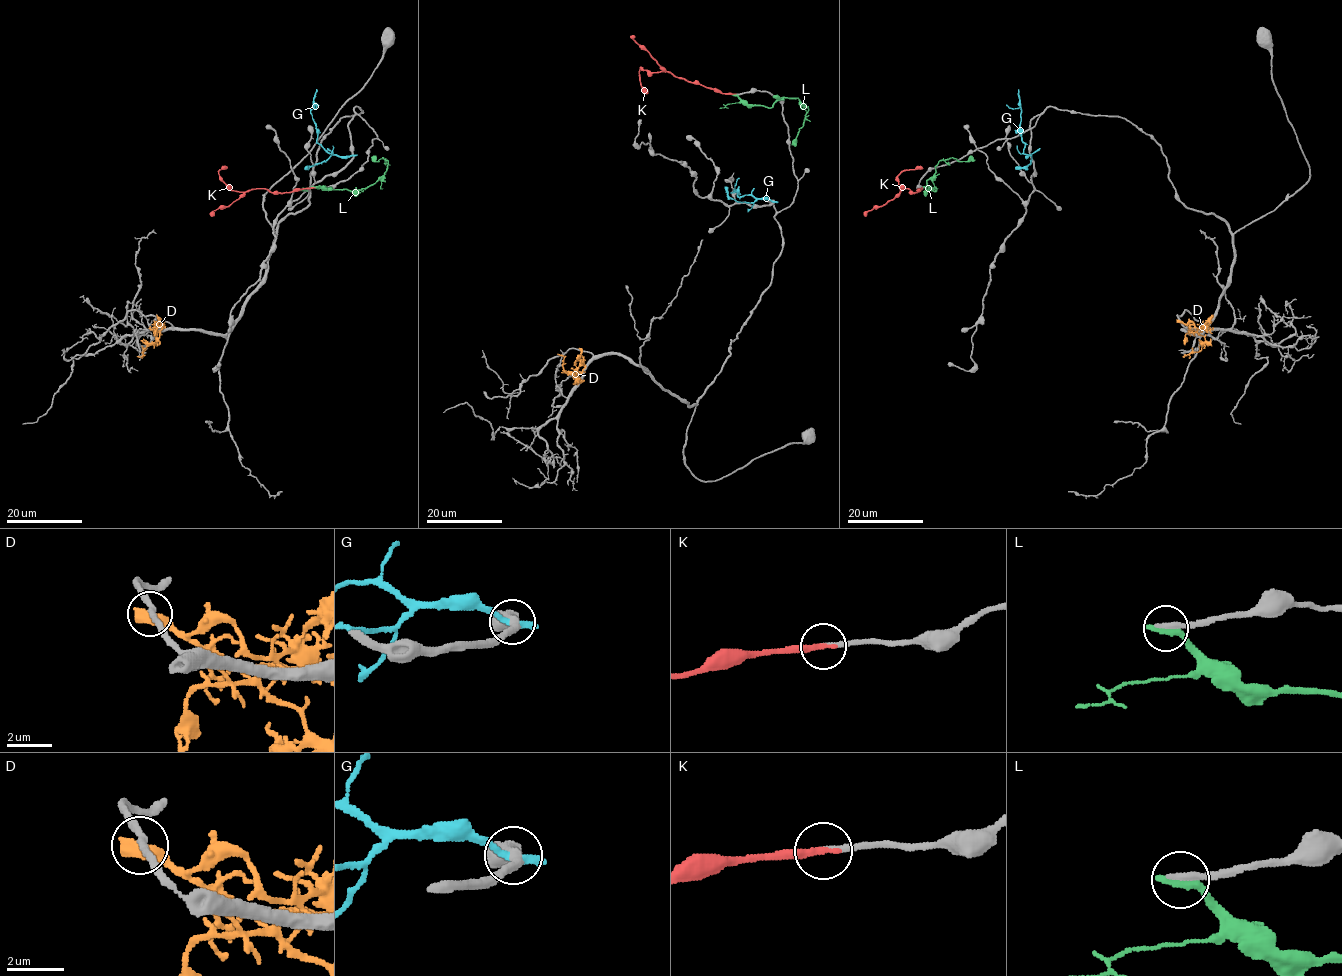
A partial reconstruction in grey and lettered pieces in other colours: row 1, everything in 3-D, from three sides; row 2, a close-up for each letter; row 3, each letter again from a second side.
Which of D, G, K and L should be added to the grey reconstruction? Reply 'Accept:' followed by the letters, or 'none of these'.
Accept: K

